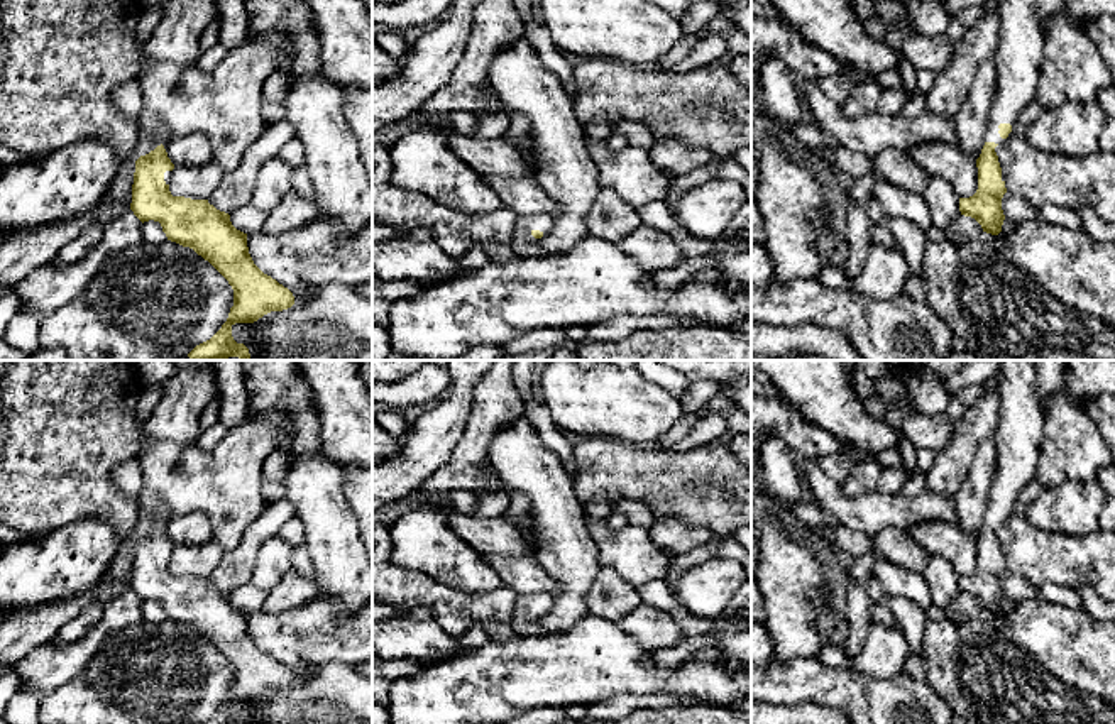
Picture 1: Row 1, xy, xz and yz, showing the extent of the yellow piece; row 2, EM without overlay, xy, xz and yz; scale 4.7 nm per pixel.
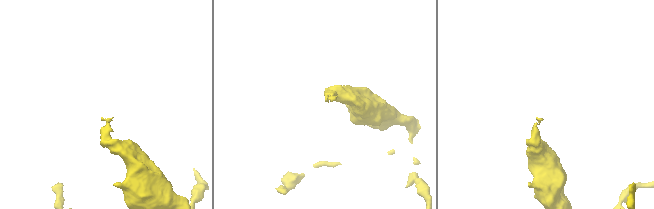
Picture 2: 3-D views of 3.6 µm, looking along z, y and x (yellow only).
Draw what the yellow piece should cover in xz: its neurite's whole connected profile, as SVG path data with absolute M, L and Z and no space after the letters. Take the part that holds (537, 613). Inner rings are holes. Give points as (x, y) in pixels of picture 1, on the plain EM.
M552 594L518 595L514 601L511 624L538 624L538 621L553 607Z

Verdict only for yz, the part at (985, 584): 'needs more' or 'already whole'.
needs more

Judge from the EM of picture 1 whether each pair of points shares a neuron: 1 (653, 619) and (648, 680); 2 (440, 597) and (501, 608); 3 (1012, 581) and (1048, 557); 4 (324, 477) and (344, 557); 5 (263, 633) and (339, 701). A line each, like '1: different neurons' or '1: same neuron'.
1: different neurons
2: same neuron
3: different neurons
4: same neuron
5: different neurons

